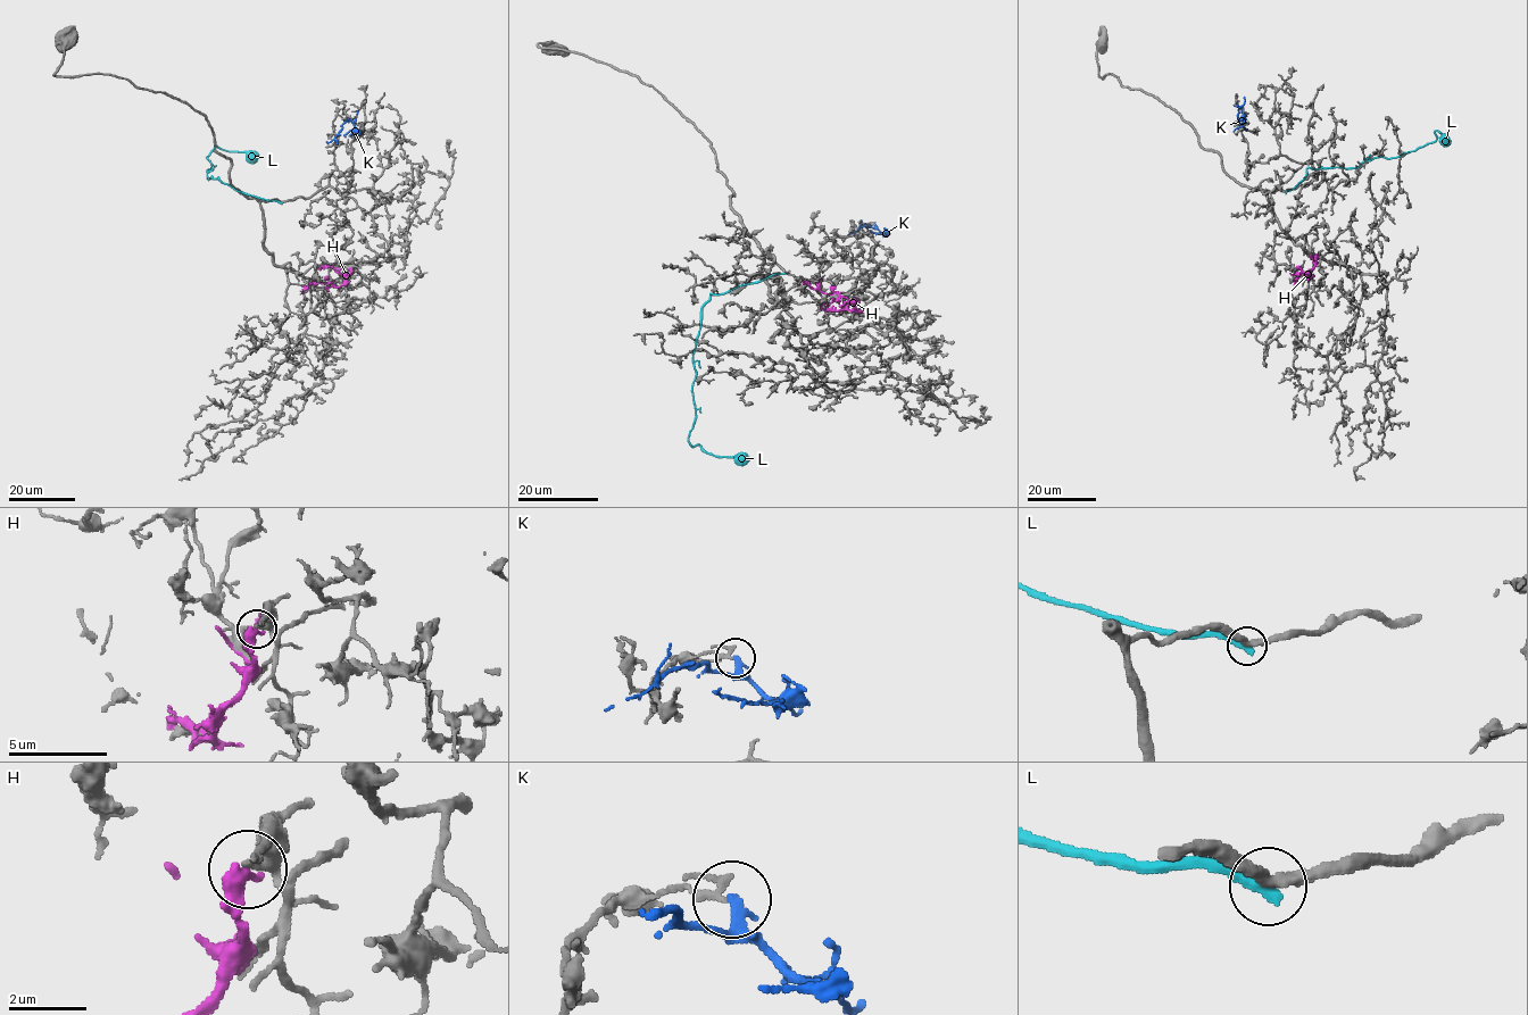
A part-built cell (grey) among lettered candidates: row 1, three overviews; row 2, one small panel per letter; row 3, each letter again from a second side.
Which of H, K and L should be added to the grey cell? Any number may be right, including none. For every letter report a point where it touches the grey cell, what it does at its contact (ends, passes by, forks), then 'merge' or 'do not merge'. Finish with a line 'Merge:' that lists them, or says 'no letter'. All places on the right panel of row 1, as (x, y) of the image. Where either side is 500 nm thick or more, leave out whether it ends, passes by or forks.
H: (1317, 256) | it ends | do not merge
K: (1236, 106) | it passes by | do not merge
L: (1286, 192) | it ends | do not merge
Merge: no letter

